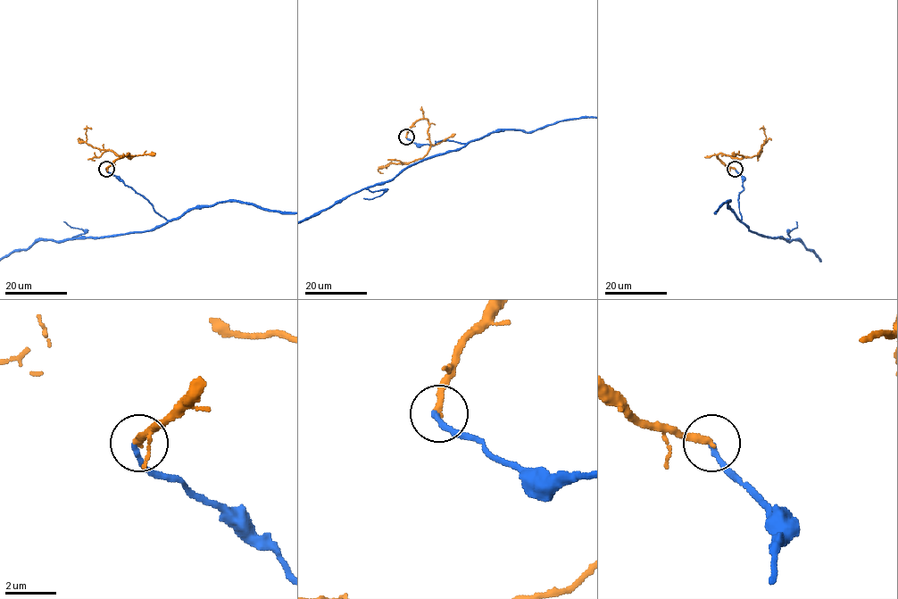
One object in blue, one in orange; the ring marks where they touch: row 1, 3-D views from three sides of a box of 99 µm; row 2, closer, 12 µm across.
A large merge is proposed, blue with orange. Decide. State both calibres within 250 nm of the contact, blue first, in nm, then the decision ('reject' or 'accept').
190/280 nm | reject

